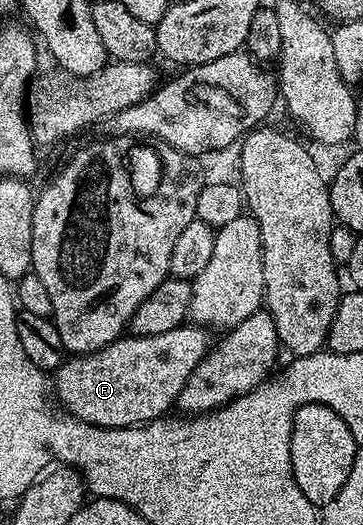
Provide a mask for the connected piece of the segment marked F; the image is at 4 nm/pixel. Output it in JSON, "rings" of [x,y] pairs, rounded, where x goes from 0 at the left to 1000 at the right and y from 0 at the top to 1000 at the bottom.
{"rings":[[[526,615],[490,621],[479,630],[446,630],[446,638],[421,642],[369,642],[361,638],[333,640],[331,648],[303,653],[289,665],[273,665],[267,672],[234,672],[229,676],[198,676],[179,686],[163,703],[152,705],[154,718],[154,756],[165,762],[163,777],[185,787],[190,794],[212,794],[218,802],[234,802],[251,810],[267,810],[284,817],[355,817],[364,810],[391,810],[413,802],[427,802],[460,789],[482,773],[490,752],[501,737],[512,737],[512,722],[523,722],[523,707],[545,699],[545,691],[570,676],[579,663],[576,629]]]}

